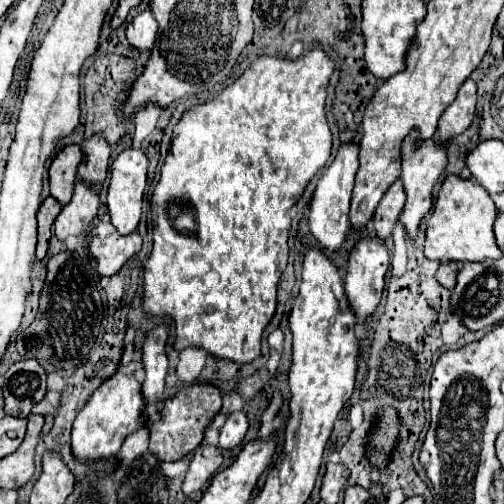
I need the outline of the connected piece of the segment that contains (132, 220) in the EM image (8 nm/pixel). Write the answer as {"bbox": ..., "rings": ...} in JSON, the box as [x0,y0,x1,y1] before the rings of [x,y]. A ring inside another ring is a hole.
{"bbox":[107,149,149,235],"rings":[[[141,149],[121,151],[111,165],[107,209],[109,209],[111,223],[121,235],[133,233],[141,221],[141,207],[143,207],[143,195],[145,195],[145,185],[147,185],[147,165],[149,165],[149,159]]]}

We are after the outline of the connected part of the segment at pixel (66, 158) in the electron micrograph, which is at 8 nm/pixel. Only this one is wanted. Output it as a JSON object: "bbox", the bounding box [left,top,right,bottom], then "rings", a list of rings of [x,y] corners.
{"bbox":[49,145,83,205],"rings":[[[67,145],[57,153],[57,157],[53,159],[49,167],[51,195],[59,199],[63,205],[67,205],[73,197],[73,189],[77,181],[77,167],[81,163],[81,157],[83,153],[79,145]]]}

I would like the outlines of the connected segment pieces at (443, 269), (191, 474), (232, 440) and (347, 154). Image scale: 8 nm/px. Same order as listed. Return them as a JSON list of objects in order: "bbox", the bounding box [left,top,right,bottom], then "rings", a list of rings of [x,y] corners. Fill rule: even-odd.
[{"bbox":[437,261,459,291],"rings":[[[451,261],[441,263],[441,267],[439,267],[439,271],[437,271],[437,281],[439,281],[445,289],[453,291],[453,289],[455,289],[457,271],[459,271],[459,263],[451,263]]]},{"bbox":[183,445,223,495],"rings":[[[199,445],[199,449],[195,449],[191,457],[189,471],[183,481],[183,493],[191,495],[199,491],[217,473],[221,463],[223,463],[223,457],[215,445]]]},{"bbox":[219,411,247,449],"rings":[[[237,411],[233,415],[229,415],[229,419],[225,421],[223,429],[221,429],[221,437],[219,437],[219,447],[221,449],[233,449],[237,445],[243,443],[247,433],[247,417],[243,411]]]},{"bbox":[309,139,359,251],"rings":[[[349,139],[343,141],[337,149],[337,155],[333,159],[333,163],[325,169],[323,177],[319,179],[315,193],[313,193],[313,201],[311,201],[311,215],[309,215],[309,229],[315,235],[315,239],[319,241],[319,245],[325,251],[335,251],[341,247],[341,243],[347,237],[349,231],[349,207],[351,207],[351,191],[353,191],[353,183],[355,183],[355,175],[357,175],[357,161],[359,155],[359,143]]]}]

